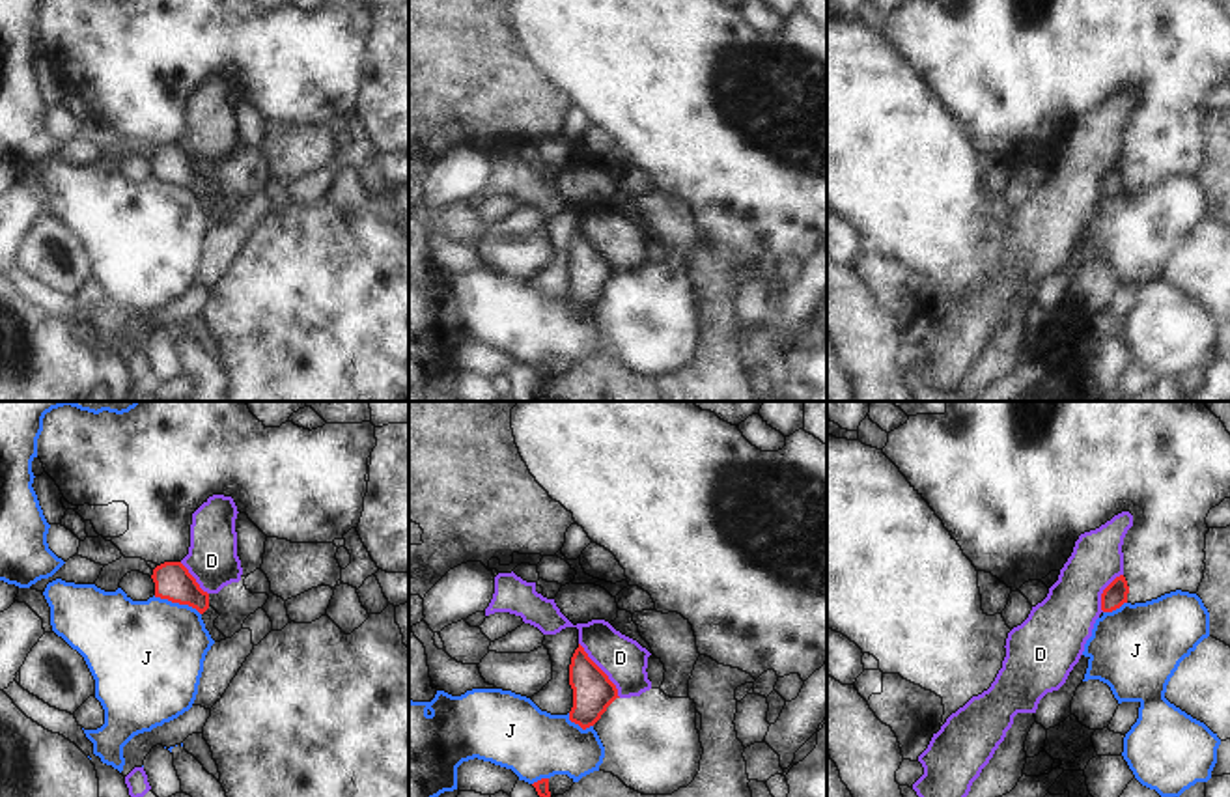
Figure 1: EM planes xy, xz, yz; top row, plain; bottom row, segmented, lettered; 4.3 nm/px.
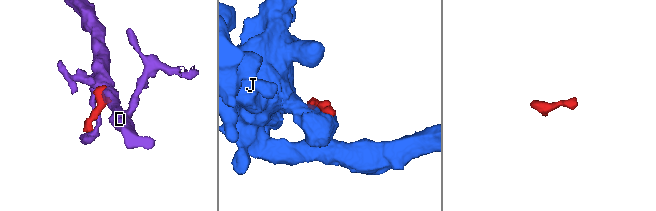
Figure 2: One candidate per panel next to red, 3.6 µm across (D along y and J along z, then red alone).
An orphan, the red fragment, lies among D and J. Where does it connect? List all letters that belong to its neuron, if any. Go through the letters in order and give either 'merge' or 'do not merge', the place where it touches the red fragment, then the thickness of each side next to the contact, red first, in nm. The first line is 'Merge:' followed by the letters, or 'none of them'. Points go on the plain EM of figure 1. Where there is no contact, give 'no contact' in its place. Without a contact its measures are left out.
Merge: none of them
D: do not merge | xz (601, 252) | 180/190 nm
J: do not merge | xy (178, 183) | 160/460 nm

